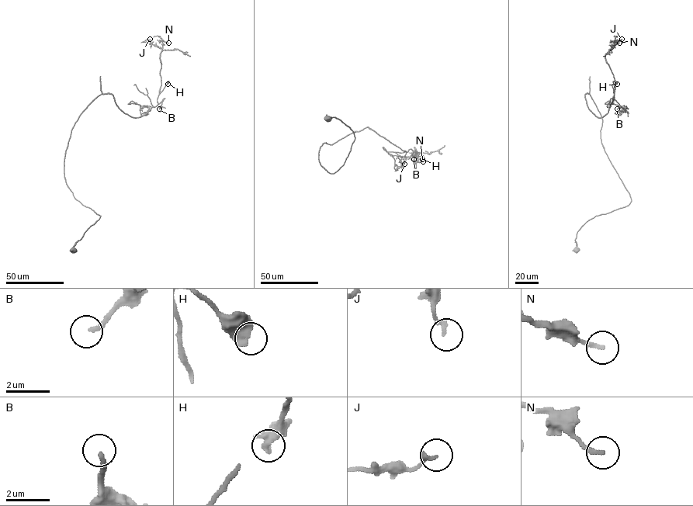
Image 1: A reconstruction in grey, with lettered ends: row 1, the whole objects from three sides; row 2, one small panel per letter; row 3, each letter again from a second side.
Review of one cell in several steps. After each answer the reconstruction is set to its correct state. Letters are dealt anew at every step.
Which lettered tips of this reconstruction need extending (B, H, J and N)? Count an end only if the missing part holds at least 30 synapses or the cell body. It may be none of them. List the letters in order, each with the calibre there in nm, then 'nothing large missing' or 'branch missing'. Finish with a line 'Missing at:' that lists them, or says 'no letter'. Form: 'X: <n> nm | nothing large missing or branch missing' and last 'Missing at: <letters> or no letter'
B: 190 nm | nothing large missing
H: 380 nm | nothing large missing
J: 160 nm | nothing large missing
N: 170 nm | nothing large missing
Missing at: no letter

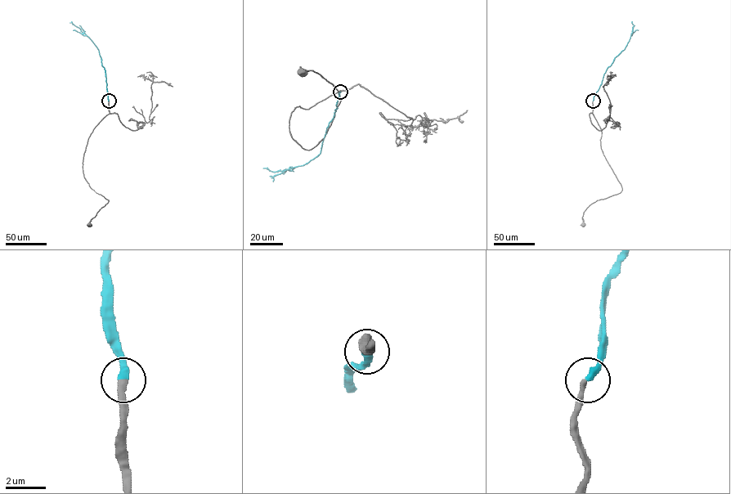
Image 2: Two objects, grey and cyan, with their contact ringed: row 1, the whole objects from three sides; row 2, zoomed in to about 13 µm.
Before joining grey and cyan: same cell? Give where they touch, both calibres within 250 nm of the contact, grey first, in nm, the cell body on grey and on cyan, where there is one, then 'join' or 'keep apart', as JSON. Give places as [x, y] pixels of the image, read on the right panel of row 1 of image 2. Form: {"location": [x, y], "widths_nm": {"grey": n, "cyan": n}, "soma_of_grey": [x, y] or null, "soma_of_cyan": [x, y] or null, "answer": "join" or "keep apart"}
{"location": [593, 101], "widths_nm": {"grey": 300, "cyan": 380}, "soma_of_grey": [583, 224], "soma_of_cyan": null, "answer": "join"}

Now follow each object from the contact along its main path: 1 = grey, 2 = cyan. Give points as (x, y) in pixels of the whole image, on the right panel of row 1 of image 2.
1: (593, 101), (592, 113), (602, 132), (602, 150), (622, 190), (592, 203), (583, 213), (583, 225)
2: (593, 101), (607, 68), (630, 38), (633, 26), (631, 22)

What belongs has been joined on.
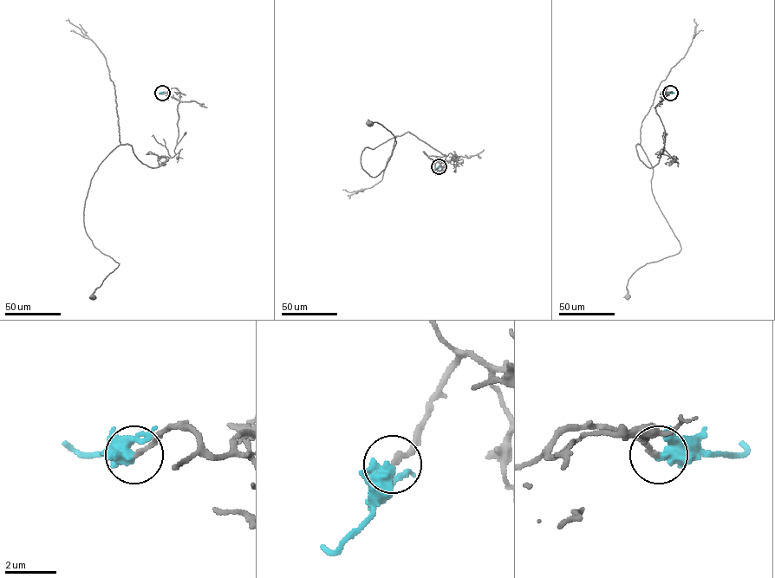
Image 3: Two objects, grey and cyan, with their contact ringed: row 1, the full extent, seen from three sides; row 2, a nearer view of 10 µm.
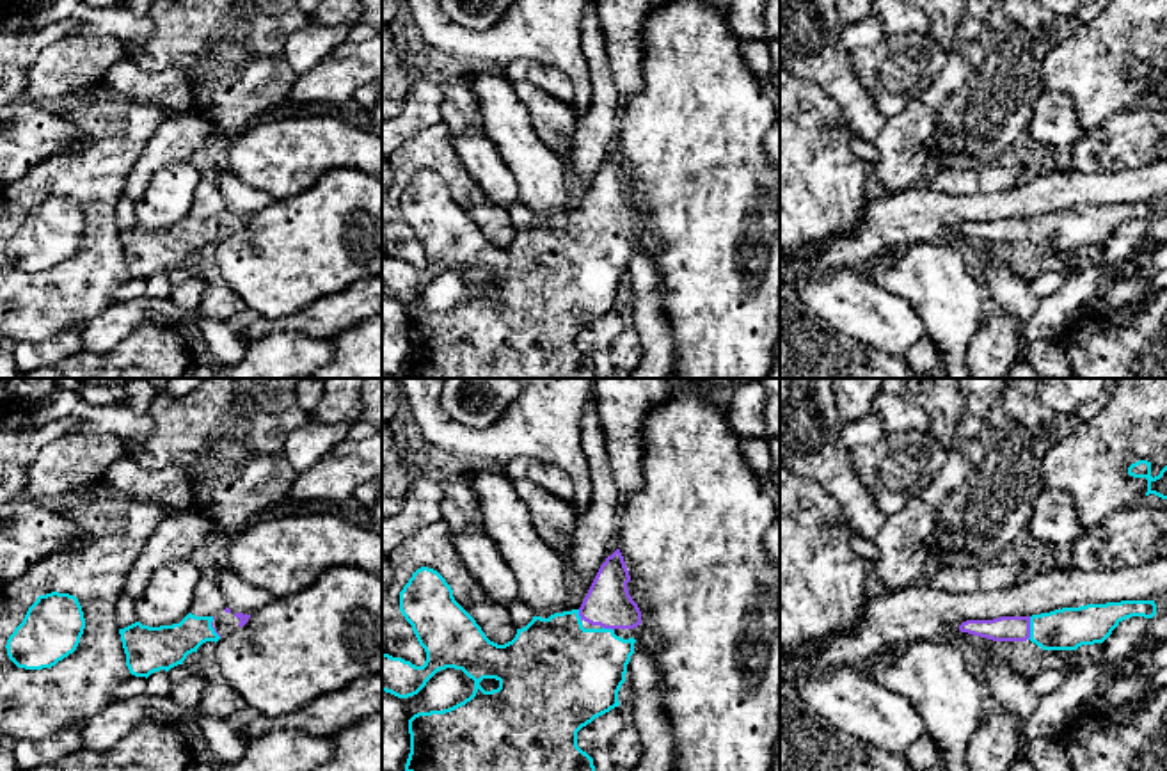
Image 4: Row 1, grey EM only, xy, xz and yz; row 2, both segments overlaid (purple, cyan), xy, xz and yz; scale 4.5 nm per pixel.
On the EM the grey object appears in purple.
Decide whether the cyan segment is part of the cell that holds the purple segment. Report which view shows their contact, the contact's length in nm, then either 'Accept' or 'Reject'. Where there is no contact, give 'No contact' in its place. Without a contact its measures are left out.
Touches purple in yz. Shared border 110 nm. Accept

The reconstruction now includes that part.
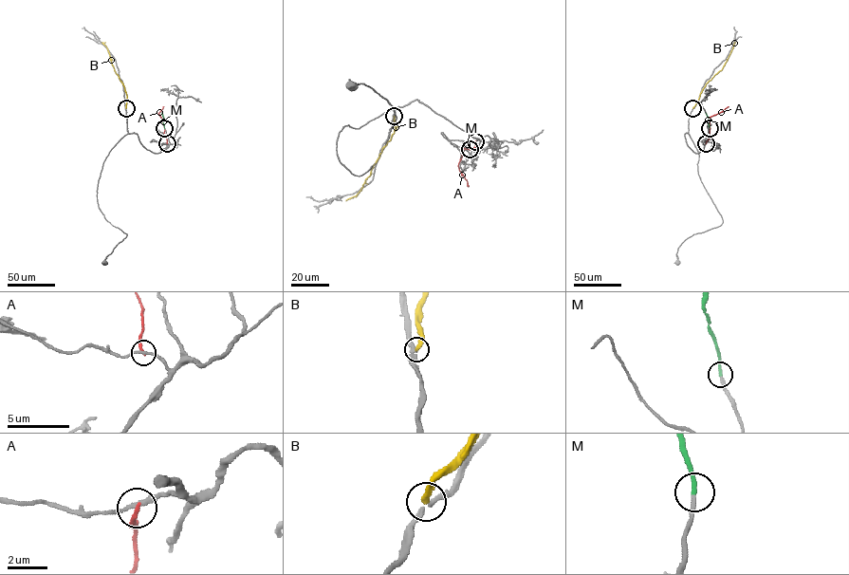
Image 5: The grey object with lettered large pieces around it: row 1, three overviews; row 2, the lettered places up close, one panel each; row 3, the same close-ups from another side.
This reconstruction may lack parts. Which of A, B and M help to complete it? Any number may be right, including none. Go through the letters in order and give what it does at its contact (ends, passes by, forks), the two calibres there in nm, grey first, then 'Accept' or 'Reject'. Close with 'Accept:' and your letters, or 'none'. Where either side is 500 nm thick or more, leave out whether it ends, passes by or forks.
A: It ends there. Thickness 200 nm (grey) against 200 nm. Reject
B: It ends there. Thickness 240 nm (grey) against 320 nm. Reject
M: It ends there. Thickness 200 nm (grey) against 220 nm. Accept
Accept: M

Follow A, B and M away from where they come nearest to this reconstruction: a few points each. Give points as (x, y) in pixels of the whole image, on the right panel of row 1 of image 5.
A: (706, 143), (710, 137), (710, 117), (729, 106)
B: (692, 108), (705, 84), (722, 69), (733, 42)
M: (710, 128), (705, 112)

